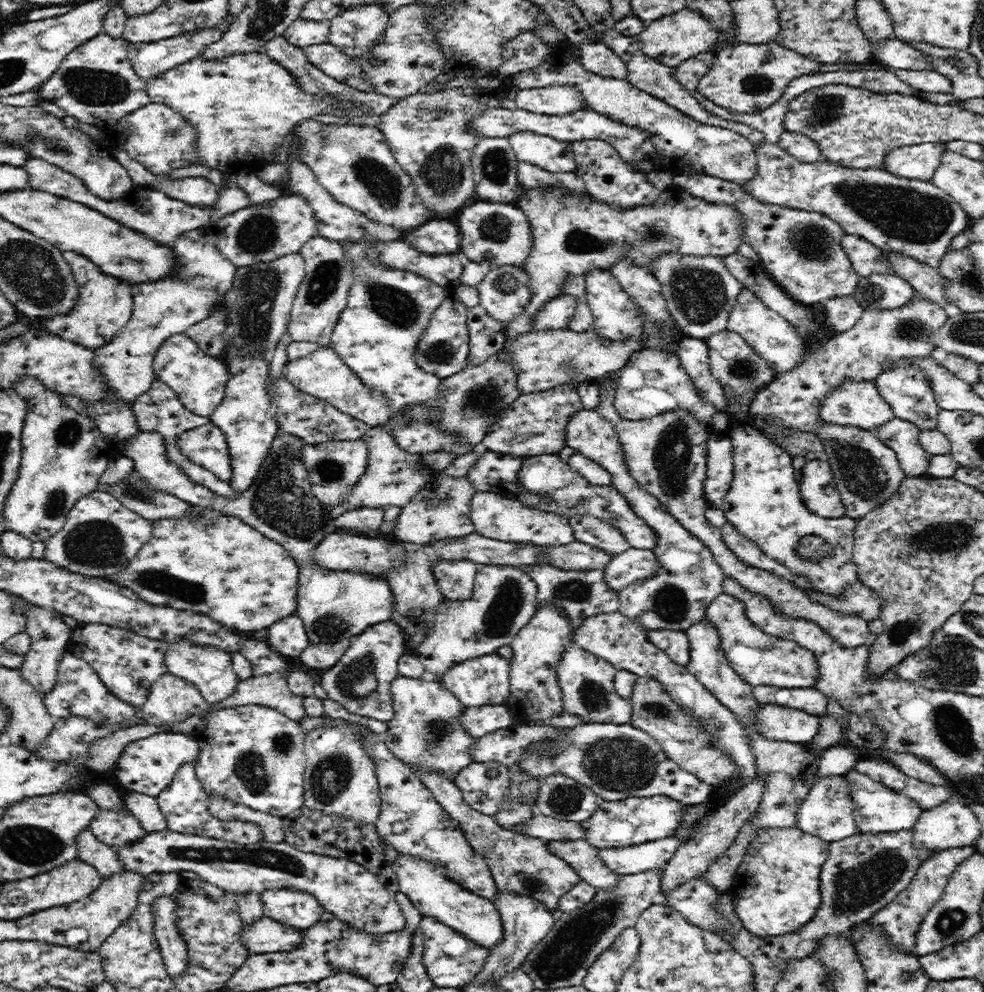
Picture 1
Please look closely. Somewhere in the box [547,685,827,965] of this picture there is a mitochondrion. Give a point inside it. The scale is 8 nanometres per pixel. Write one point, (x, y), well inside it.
(621, 765)

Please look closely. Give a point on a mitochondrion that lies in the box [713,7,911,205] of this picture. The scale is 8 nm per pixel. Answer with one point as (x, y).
(826, 109)

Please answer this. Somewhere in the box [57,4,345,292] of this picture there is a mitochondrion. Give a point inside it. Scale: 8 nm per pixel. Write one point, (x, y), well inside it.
(92, 86)

